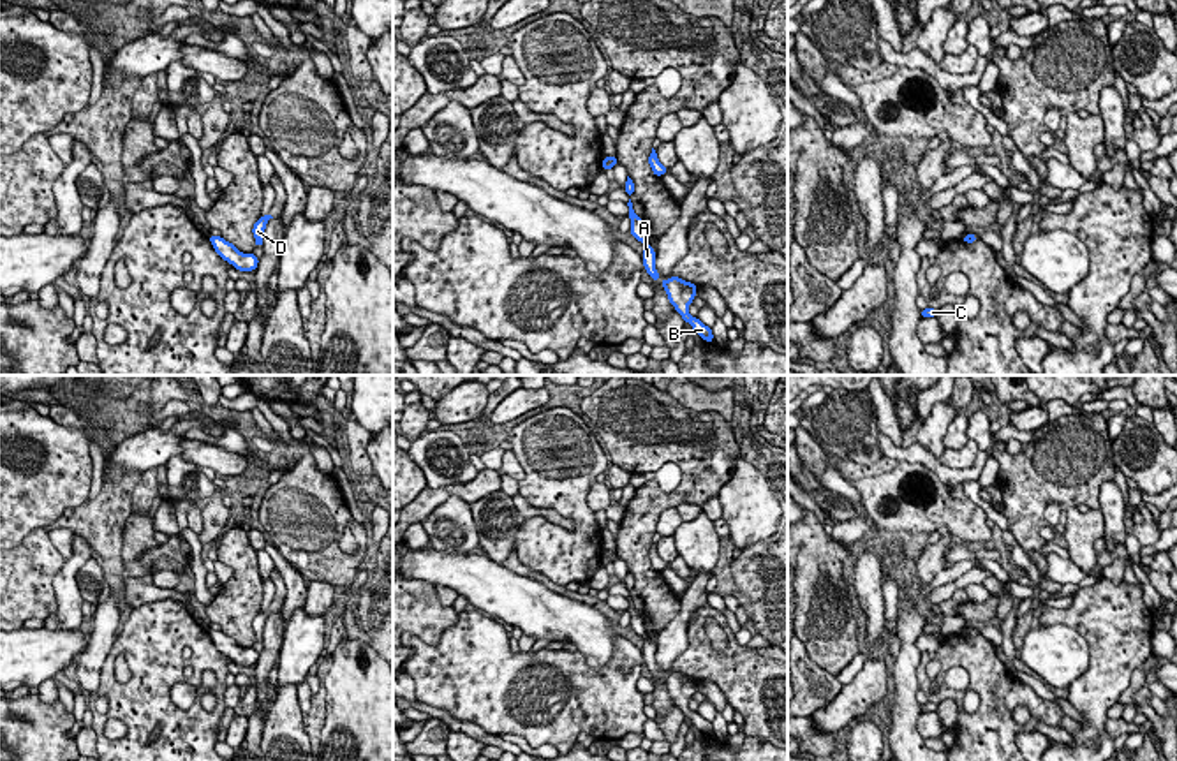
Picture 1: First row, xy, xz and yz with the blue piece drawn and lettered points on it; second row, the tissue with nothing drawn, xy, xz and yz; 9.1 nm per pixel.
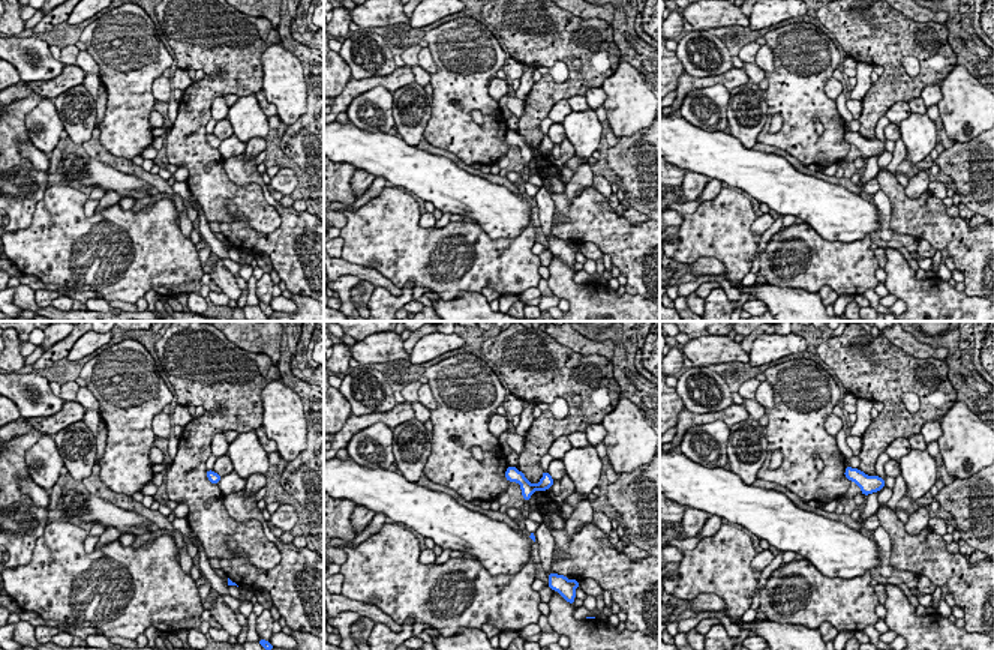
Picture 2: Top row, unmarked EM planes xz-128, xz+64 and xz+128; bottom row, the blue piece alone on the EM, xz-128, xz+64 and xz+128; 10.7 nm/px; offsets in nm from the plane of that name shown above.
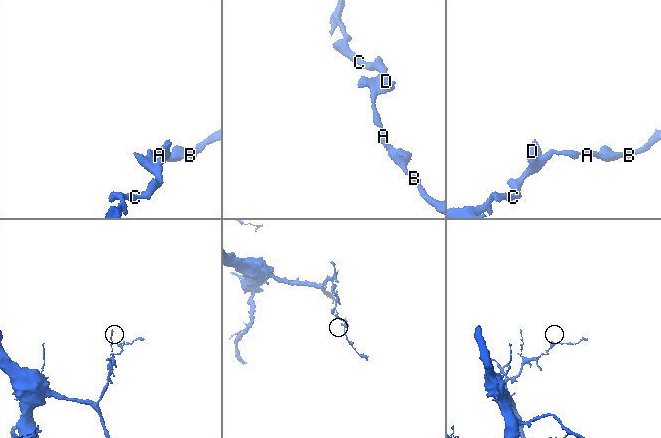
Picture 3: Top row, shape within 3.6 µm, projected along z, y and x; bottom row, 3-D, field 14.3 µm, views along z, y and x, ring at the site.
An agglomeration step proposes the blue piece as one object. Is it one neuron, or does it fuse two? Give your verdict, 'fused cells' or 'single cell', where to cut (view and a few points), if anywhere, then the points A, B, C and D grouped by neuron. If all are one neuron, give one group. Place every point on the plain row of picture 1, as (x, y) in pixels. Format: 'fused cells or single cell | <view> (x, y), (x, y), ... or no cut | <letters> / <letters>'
single cell | no cut | A B C D

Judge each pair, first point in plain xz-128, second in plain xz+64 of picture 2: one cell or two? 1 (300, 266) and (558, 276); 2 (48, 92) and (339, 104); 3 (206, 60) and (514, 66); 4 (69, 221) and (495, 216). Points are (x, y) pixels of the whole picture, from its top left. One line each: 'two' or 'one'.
1: two
2: one
3: two
4: two

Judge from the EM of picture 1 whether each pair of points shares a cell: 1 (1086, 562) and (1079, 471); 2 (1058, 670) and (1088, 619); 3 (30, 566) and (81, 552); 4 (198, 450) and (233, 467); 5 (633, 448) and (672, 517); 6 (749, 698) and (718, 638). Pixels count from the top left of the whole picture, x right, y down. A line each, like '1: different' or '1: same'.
1: different
2: different
3: different
4: same
5: different
6: different

